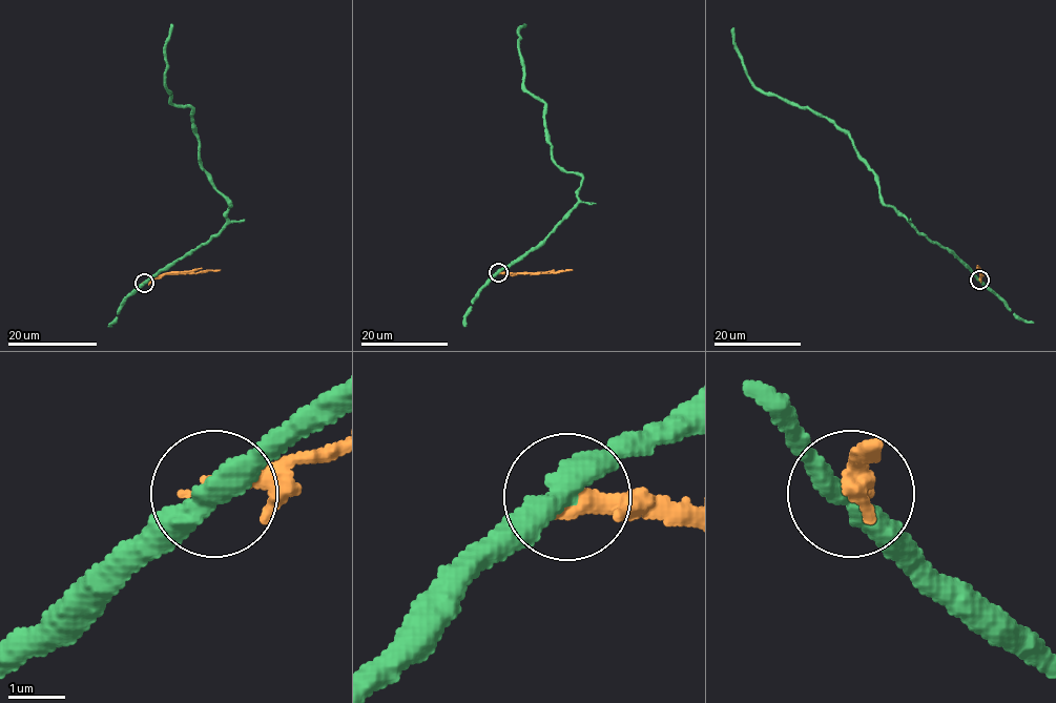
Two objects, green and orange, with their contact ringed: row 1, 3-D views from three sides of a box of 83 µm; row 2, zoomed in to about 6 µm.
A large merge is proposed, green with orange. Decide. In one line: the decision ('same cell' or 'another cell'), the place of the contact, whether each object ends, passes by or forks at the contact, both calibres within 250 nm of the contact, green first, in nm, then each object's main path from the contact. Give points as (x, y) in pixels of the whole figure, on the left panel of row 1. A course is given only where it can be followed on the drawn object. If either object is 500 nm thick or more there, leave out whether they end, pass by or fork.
another cell; at (144, 283); green passes by; orange ends there; 440 nm thick on the green side, 360 nm on the other; green runs (145, 283), (219, 231), (230, 206), (202, 165), (192, 109), (170, 101), (166, 45), (172, 24); orange runs (145, 282), (166, 274), (221, 269)

